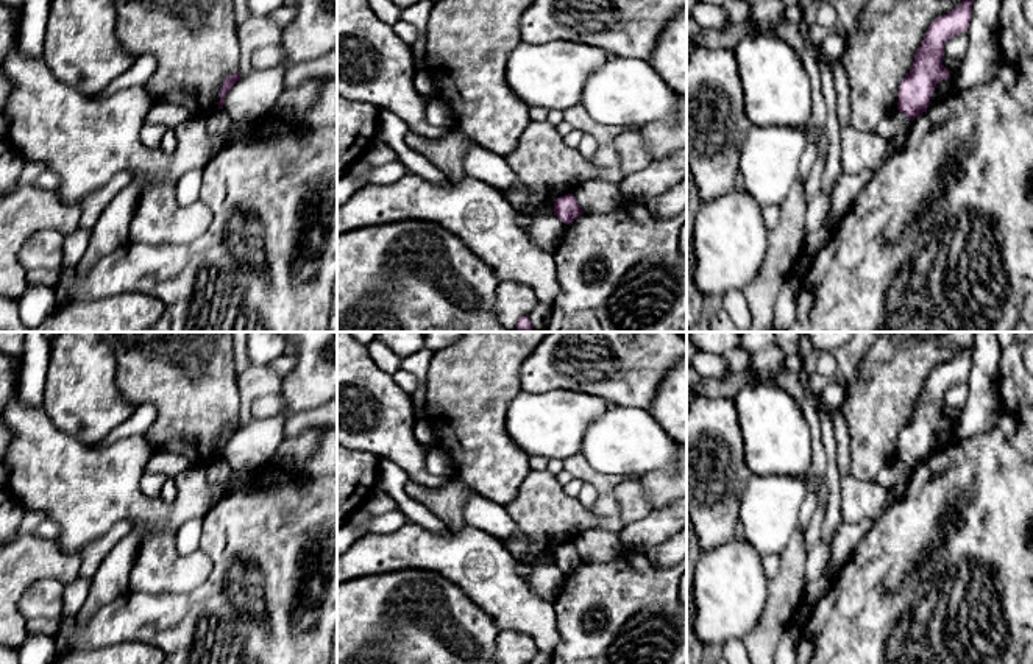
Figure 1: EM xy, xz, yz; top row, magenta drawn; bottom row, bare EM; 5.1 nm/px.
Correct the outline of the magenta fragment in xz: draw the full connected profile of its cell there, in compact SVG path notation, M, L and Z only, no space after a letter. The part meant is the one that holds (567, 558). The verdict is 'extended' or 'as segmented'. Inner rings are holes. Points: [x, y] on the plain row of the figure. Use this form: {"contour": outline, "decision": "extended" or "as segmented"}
{"contour": "M573 542L557 547L554 552L554 564L565 574L573 572L582 563L584 560L577 553Z", "decision": "as segmented"}

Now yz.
{"contour": "M974 344L963 349L953 360L935 368L918 397L910 422L899 435L897 458L911 471L927 460L933 438L950 427L942 415L944 394L953 385L967 380L972 366Z", "decision": "as segmented"}

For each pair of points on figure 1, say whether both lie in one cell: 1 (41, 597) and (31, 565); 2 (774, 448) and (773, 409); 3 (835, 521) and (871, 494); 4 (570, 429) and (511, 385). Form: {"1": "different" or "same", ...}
{"1": "different", "2": "same", "3": "different", "4": "different"}

